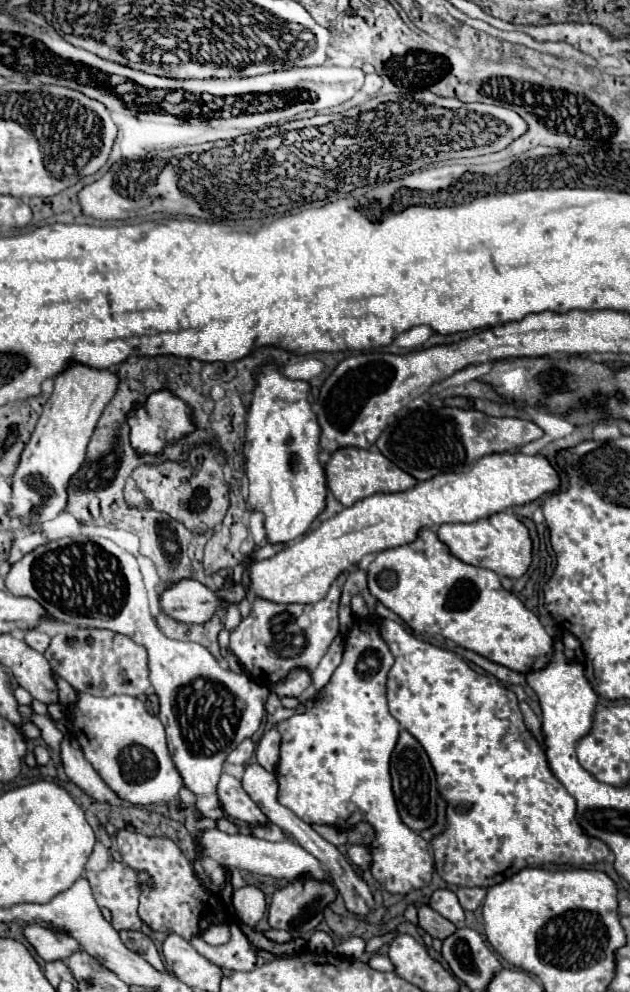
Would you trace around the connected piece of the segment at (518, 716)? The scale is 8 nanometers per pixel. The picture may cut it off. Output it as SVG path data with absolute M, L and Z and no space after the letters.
M379 620L379 634L381 638L387 642L387 646L391 648L391 654L395 656L395 664L389 670L389 680L387 680L387 700L389 700L389 710L391 714L399 720L399 724L423 746L423 750L427 752L431 766L435 770L435 778L437 778L437 788L439 794L443 796L443 800L447 802L445 808L445 832L437 834L431 838L431 848L433 848L433 858L435 858L435 868L437 874L447 882L447 884L455 884L455 886L495 886L501 884L503 880L511 878L513 874L517 874L519 870L527 868L527 866L541 866L545 862L555 862L555 864L571 864L571 866L585 866L585 864L597 864L601 860L607 858L609 848L605 842L597 840L597 838L589 838L581 826L575 820L575 802L573 796L557 782L557 778L553 776L553 772L549 770L547 758L545 758L545 750L543 746L535 740L535 736L525 728L523 724L523 714L519 710L519 702L517 696L499 684L499 680L495 676L489 674L477 674L475 670L469 668L469 664L455 652L437 648L433 644L427 644L423 640L417 640L413 634L409 634L401 624L393 622L393 620Z

